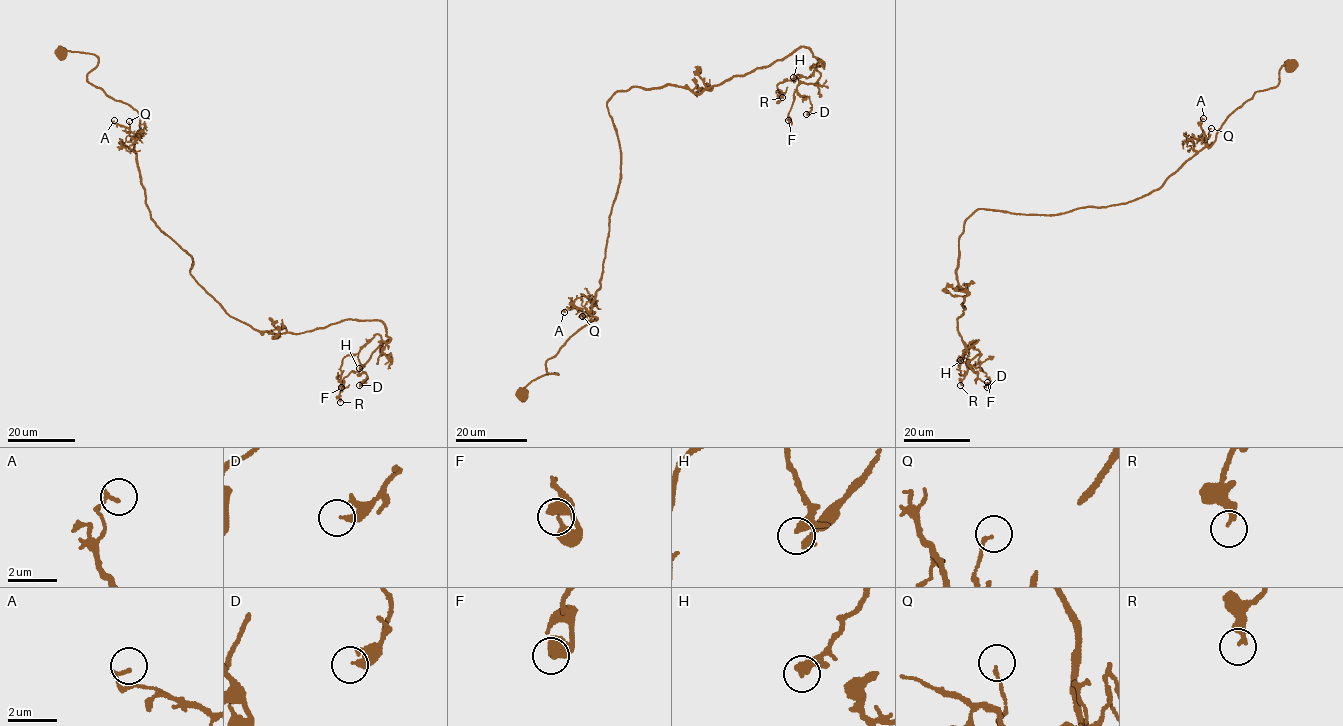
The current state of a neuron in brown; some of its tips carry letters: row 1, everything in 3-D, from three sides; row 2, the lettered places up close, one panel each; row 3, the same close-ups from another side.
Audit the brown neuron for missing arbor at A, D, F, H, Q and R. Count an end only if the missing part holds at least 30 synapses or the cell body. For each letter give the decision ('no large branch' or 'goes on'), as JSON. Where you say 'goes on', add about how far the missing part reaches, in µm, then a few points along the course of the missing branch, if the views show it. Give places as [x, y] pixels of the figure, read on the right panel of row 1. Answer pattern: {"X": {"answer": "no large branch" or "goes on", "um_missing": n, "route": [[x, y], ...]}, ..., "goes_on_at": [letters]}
{"A": {"answer": "no large branch"}, "D": {"answer": "no large branch"}, "F": {"answer": "no large branch"}, "H": {"answer": "no large branch"}, "Q": {"answer": "no large branch"}, "R": {"answer": "no large branch"}, "goes_on_at": []}

